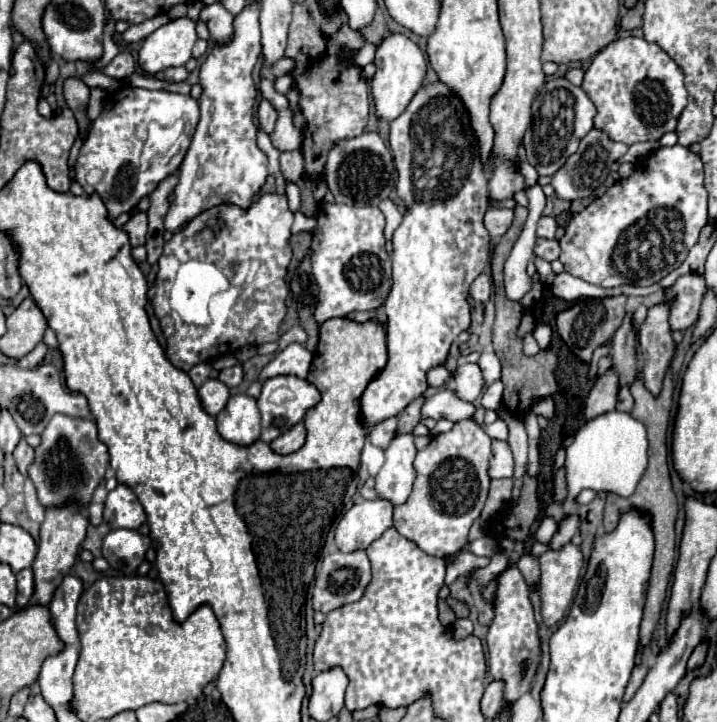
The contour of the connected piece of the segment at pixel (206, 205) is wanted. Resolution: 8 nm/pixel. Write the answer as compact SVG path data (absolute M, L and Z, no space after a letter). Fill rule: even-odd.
M249 3L235 17L233 27L235 35L231 43L213 45L213 51L201 65L201 117L189 151L179 167L179 183L173 193L171 207L165 215L167 231L179 231L183 223L189 223L195 215L217 207L219 203L235 203L237 207L247 209L269 175L267 155L257 147L257 127L253 123L253 103L257 97L253 67L261 53L259 7L255 3Z

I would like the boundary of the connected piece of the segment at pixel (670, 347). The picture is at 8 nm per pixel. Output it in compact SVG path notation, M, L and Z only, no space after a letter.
M659 303L649 309L647 319L639 331L641 353L643 353L643 381L645 387L659 395L665 369L669 367L675 355L675 343L669 329L669 307Z

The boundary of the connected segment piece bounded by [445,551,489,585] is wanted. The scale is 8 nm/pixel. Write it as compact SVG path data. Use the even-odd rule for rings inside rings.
M461 551L453 557L453 561L449 561L449 567L447 567L447 577L445 577L445 585L451 585L457 577L461 577L459 571L465 571L465 575L469 577L473 571L485 567L489 563L489 559L485 557L475 557L471 555L469 551Z

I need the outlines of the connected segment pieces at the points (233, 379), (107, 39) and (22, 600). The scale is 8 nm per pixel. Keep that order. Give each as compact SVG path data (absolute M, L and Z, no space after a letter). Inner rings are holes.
M233 365L229 369L223 369L219 373L219 381L223 381L227 387L237 387L243 381L243 367L241 365Z
M109 19L107 21L107 25L104 25L104 33L103 33L103 56L100 60L95 63L96 71L102 71L119 52L118 46L113 40L113 35L115 33L115 21L113 19Z
M23 569L17 573L17 609L27 607L29 599L33 595L33 571L31 569Z

